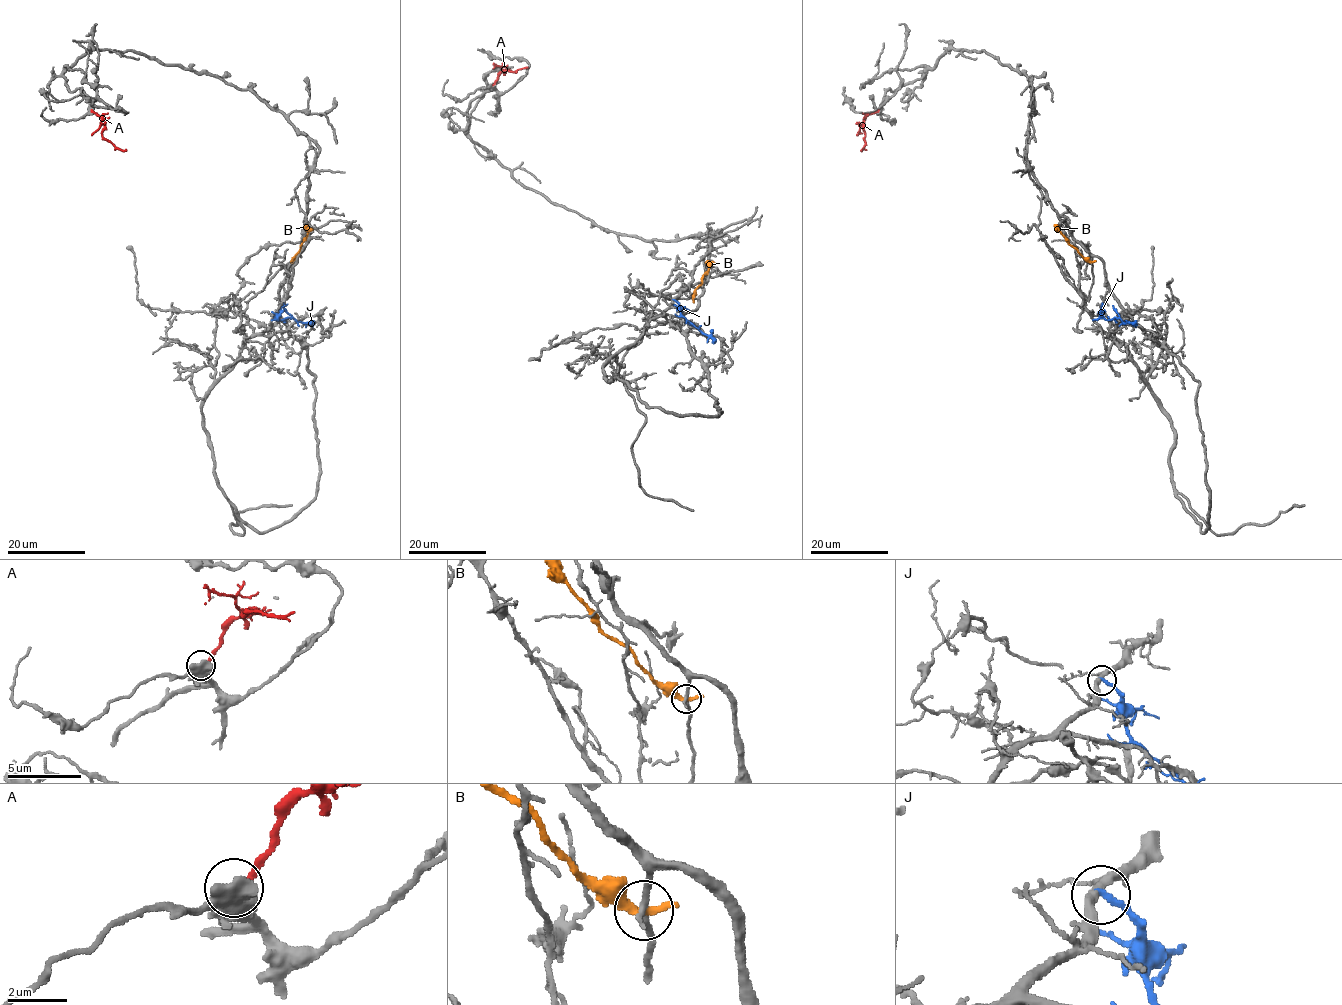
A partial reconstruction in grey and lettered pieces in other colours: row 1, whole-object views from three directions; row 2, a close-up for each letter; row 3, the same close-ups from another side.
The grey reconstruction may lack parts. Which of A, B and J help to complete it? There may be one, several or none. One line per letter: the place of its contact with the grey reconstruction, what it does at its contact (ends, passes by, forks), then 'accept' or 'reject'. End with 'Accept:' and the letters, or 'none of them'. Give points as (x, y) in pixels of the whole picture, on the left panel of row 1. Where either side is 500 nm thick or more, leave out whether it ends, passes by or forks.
A: (91, 111) | reject
B: (291, 262) | it ends | reject
J: (272, 320) | it ends | reject
Accept: none of them

